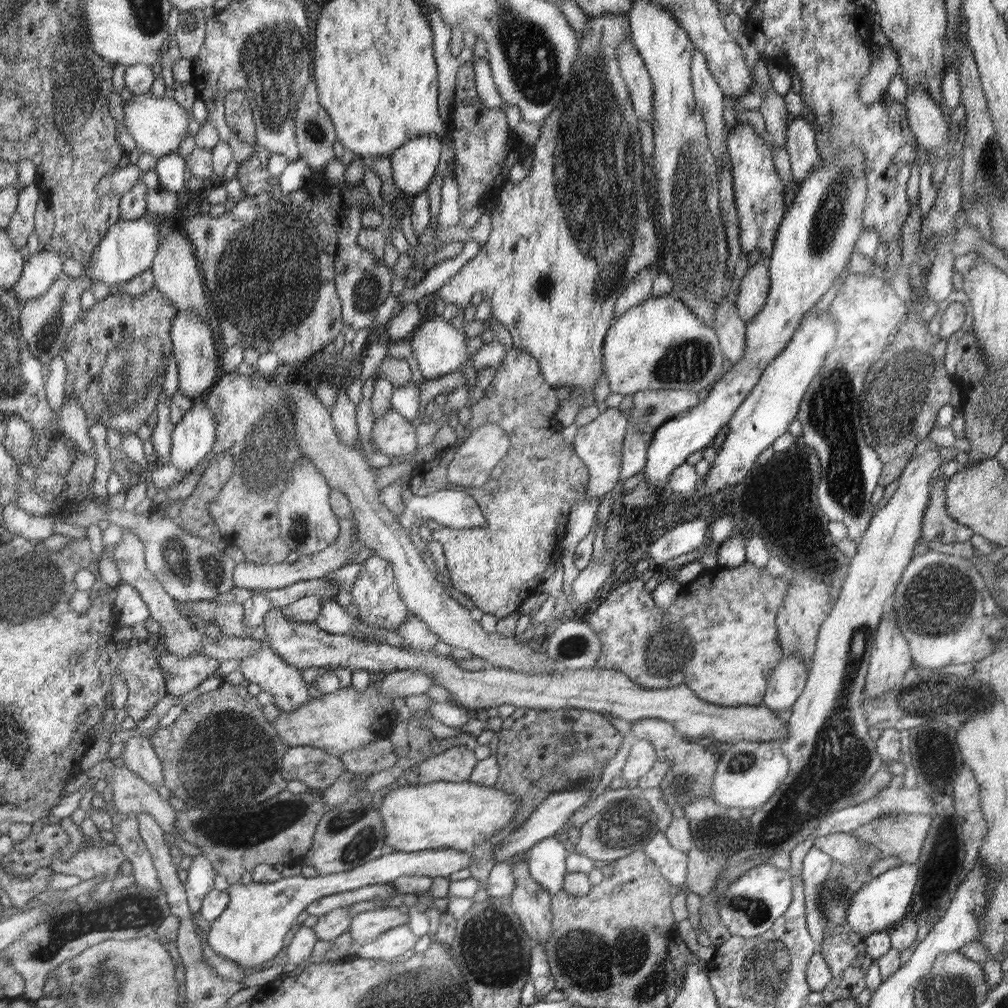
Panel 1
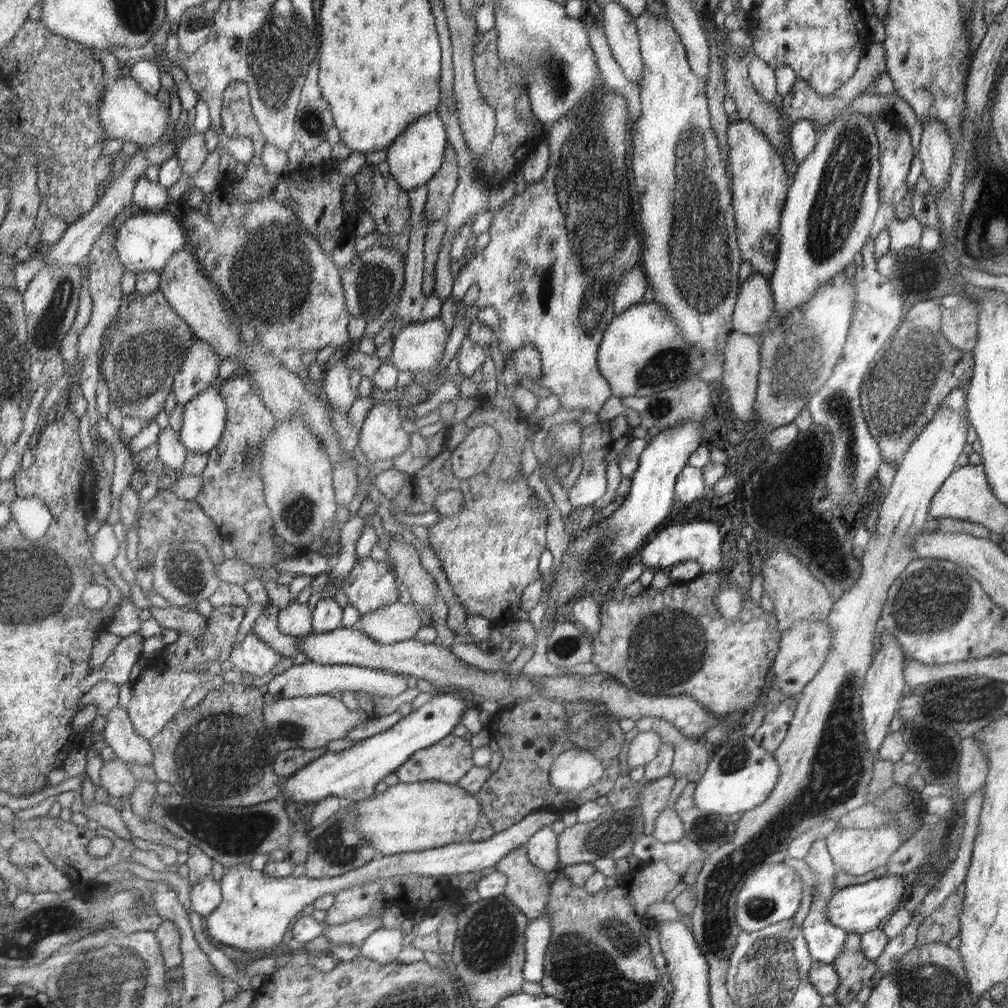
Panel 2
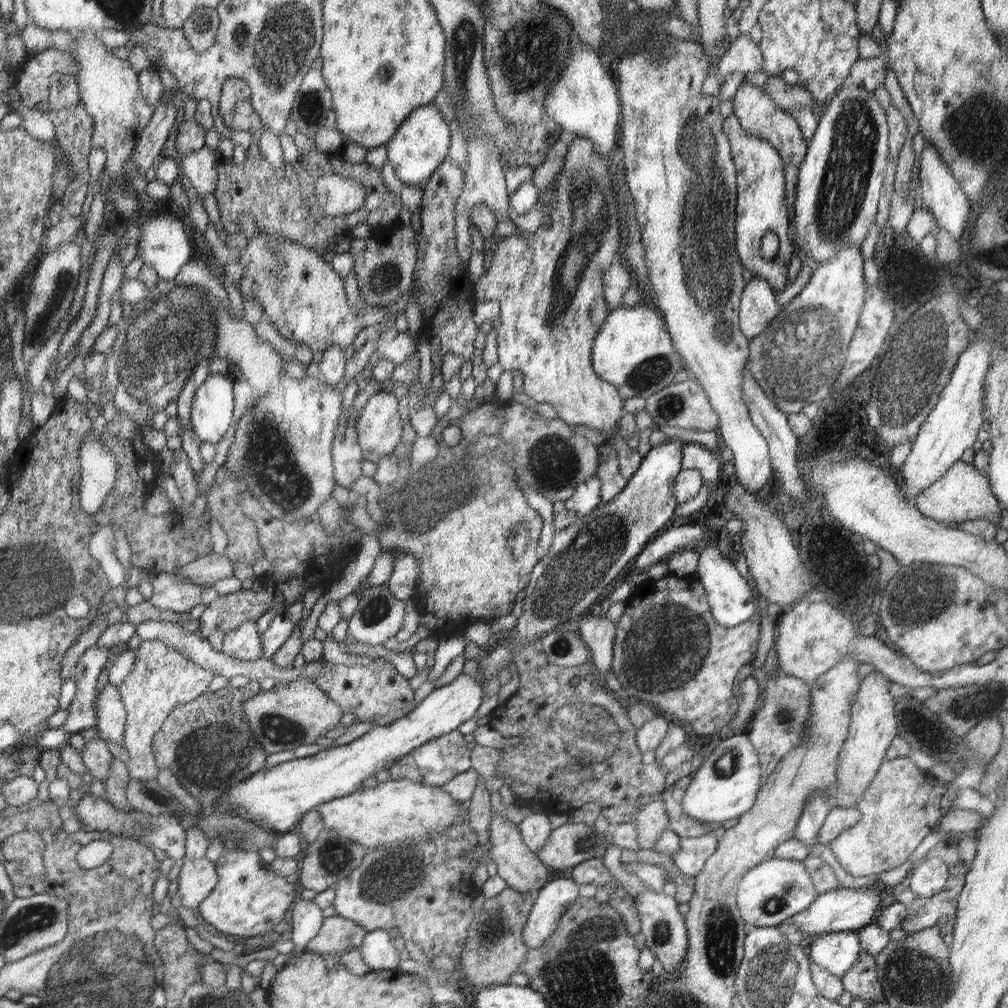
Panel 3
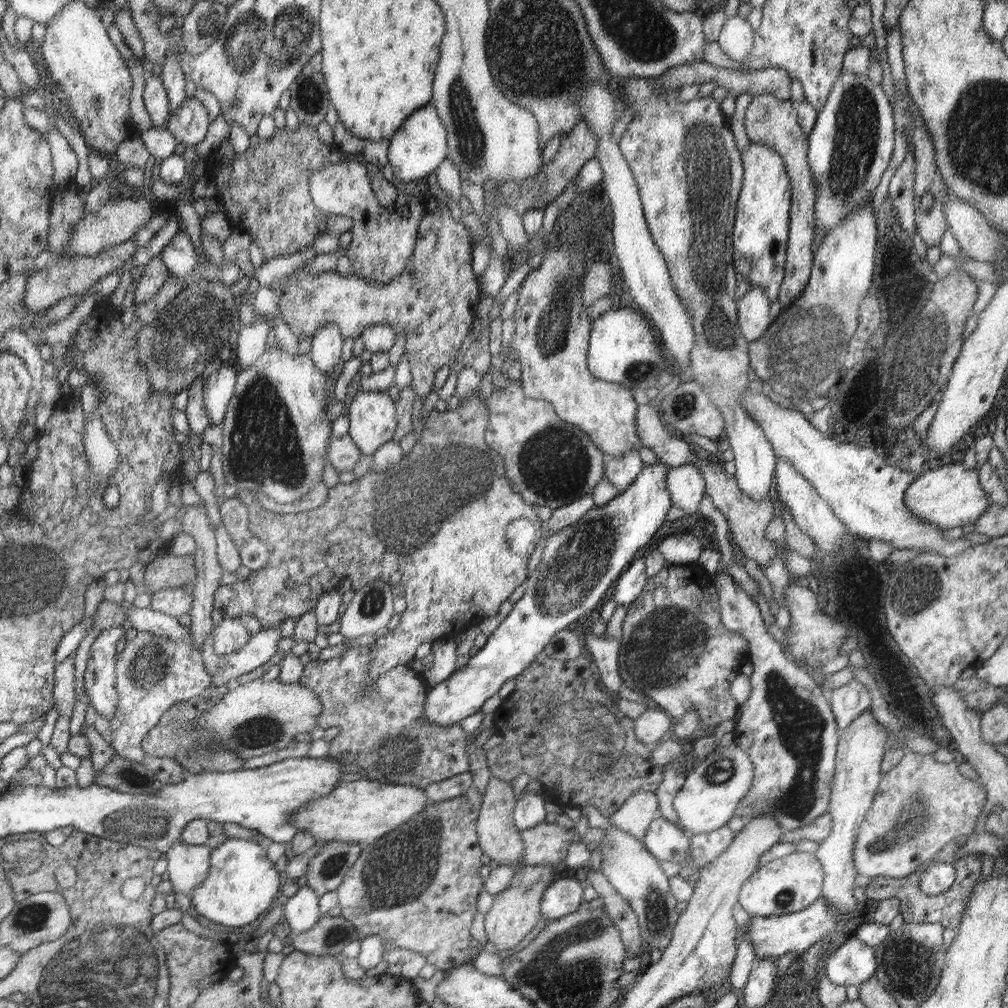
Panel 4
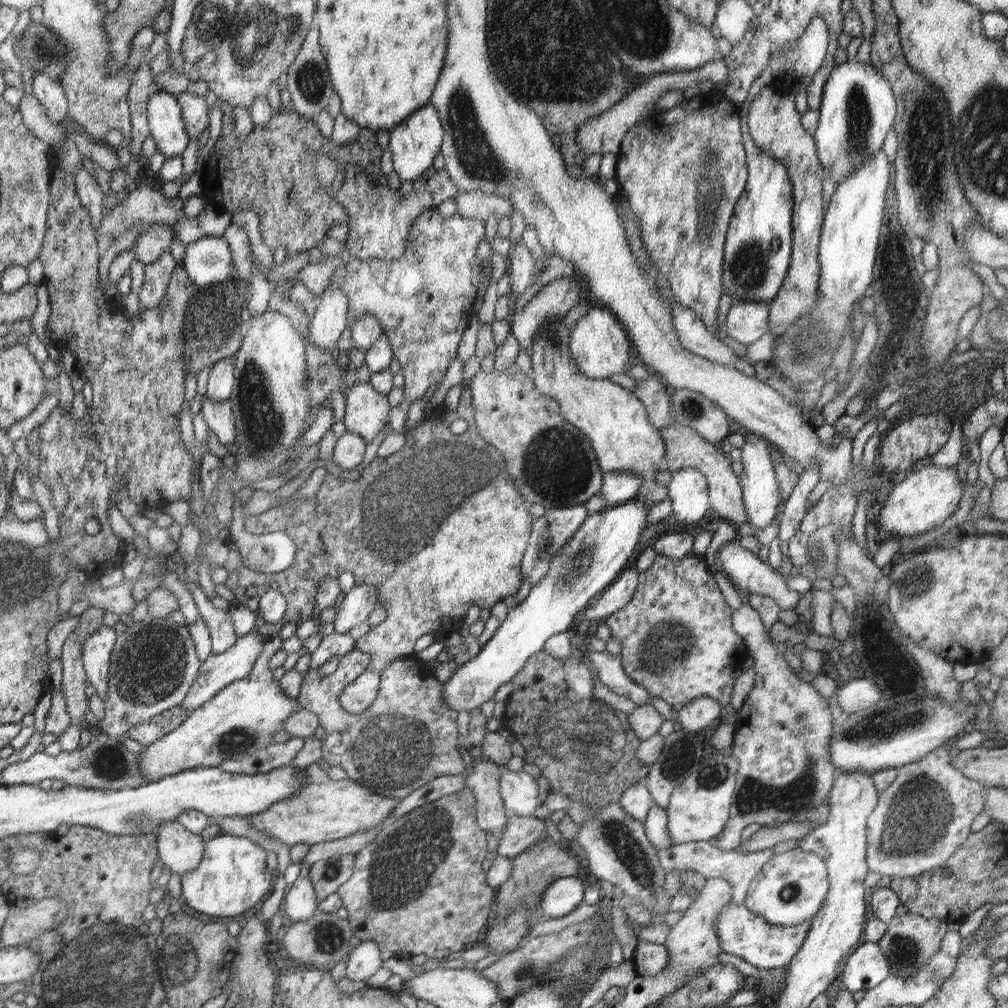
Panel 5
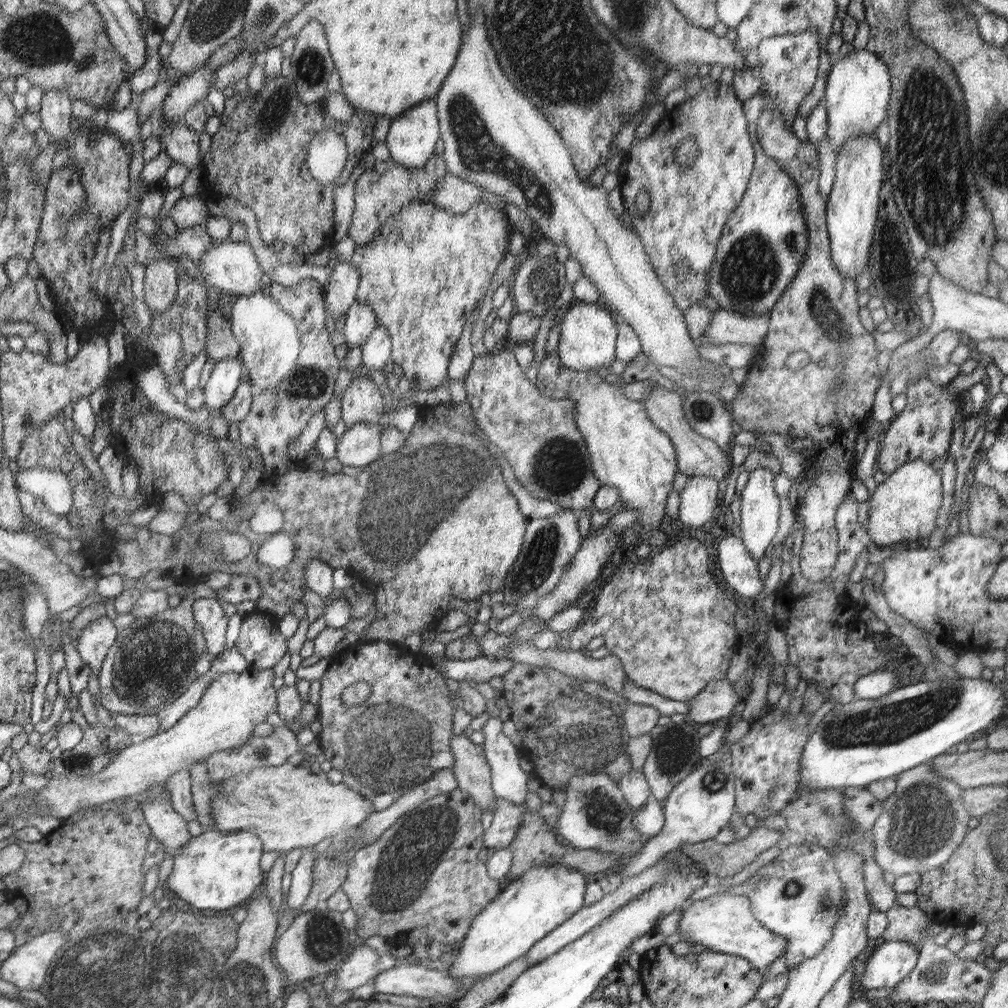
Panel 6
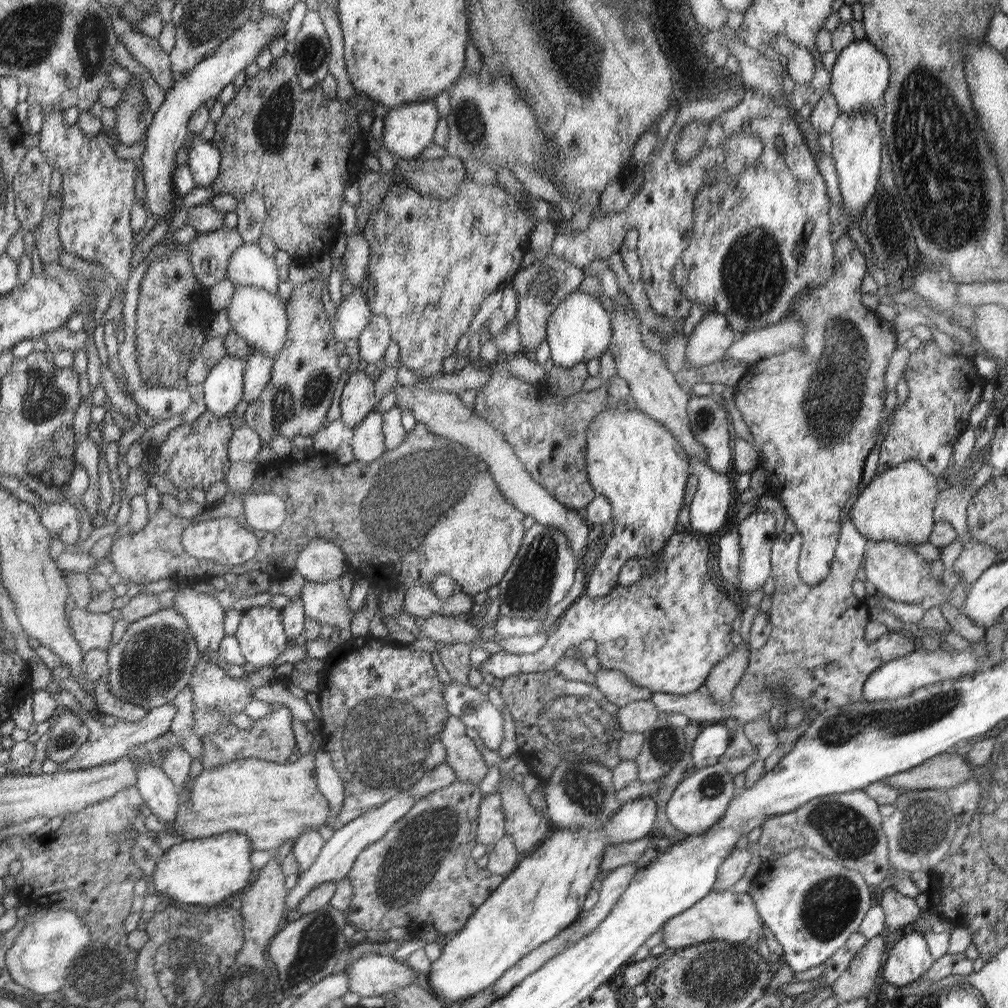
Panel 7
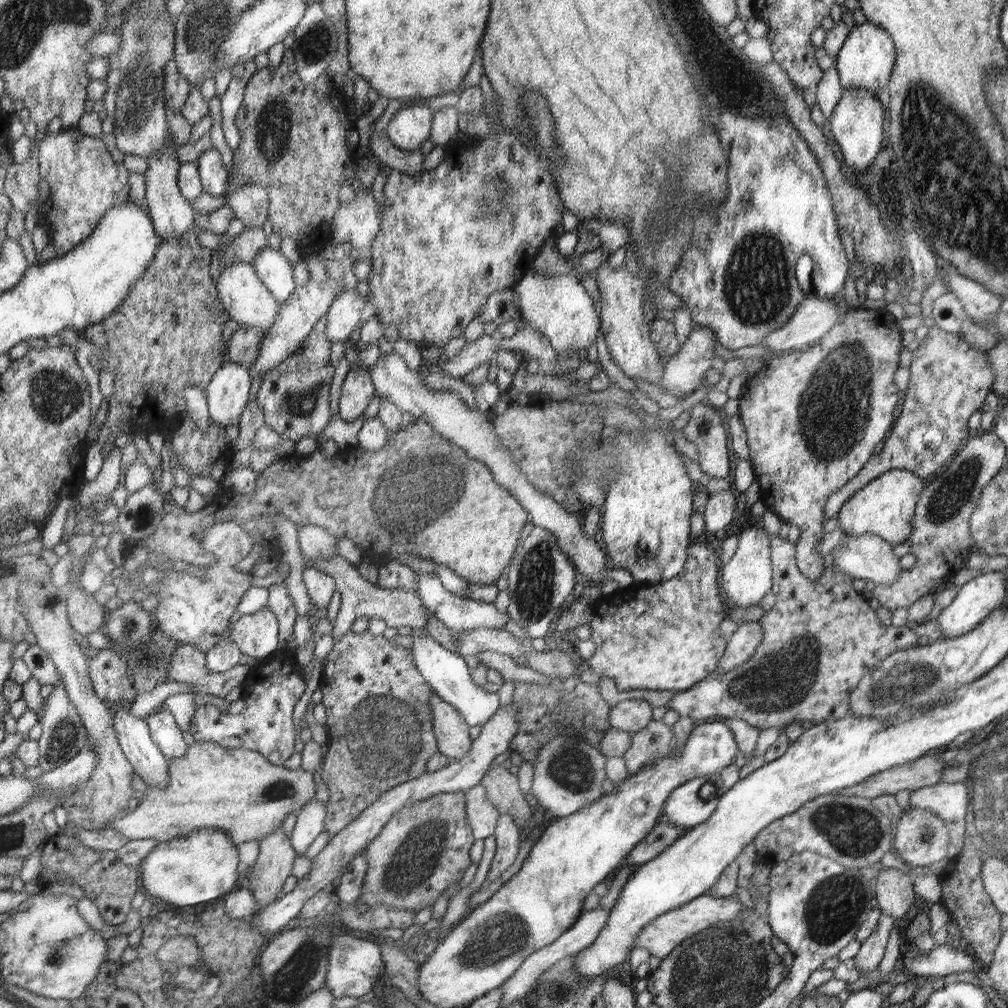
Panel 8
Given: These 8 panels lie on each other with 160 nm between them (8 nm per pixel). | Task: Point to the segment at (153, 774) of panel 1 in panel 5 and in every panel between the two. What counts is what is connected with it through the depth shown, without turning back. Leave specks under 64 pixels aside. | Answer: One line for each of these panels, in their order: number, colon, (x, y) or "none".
2: (119, 734)
3: (111, 712)
4: (100, 677)
5: (96, 654)

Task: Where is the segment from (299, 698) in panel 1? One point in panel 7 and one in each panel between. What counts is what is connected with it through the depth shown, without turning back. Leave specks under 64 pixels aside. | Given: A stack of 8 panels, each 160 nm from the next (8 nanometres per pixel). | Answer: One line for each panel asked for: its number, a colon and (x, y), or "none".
2: (252, 655)
3: (243, 643)
4: (230, 636)
5: (223, 636)
6: (209, 614)
7: (205, 616)

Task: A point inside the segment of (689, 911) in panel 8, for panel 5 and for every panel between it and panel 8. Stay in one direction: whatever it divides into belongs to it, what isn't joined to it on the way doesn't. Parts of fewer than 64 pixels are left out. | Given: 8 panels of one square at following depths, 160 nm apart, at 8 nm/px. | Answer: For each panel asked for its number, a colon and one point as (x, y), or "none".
5: (765, 945)
6: (724, 922)
7: (727, 916)

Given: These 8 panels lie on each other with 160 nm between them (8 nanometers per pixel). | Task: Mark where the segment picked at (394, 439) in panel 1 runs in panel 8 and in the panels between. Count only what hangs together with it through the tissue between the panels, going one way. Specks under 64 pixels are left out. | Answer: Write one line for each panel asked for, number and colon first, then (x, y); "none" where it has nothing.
2: (381, 438)
3: (379, 424)
4: (373, 419)
5: (366, 411)
6: (362, 403)
7: (358, 398)
8: (357, 390)

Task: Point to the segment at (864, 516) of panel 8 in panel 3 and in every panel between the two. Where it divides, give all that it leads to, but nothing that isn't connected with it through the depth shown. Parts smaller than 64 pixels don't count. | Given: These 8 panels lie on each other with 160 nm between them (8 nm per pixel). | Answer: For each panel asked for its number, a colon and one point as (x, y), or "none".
3: (964, 493)
4: (950, 495)
5: (928, 495)
6: (905, 507)
7: (897, 505)

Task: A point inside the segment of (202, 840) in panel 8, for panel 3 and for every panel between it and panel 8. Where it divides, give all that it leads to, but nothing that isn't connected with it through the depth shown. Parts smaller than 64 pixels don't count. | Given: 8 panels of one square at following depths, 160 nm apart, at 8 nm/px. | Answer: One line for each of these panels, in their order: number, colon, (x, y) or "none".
3: (247, 902)
4: (242, 885)
5: (232, 877)
6: (214, 871)
7: (205, 871)

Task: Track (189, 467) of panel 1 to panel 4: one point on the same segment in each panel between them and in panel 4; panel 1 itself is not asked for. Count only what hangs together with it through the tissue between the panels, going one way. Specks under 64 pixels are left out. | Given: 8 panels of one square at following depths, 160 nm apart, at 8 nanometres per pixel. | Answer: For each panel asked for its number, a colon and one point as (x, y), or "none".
2: (203, 422)
3: (211, 412)
4: (219, 387)

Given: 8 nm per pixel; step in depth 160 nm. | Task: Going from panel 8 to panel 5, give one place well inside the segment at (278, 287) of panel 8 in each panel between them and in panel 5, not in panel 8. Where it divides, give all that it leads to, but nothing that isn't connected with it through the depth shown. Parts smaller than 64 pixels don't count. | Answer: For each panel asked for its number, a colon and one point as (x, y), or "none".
5: (207, 261)
6: (231, 267)
7: (249, 266)

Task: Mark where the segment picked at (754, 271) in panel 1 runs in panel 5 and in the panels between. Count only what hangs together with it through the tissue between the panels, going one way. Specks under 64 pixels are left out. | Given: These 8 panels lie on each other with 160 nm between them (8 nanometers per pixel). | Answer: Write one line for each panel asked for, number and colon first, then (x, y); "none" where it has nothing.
2: (755, 301)
3: (759, 305)
4: (753, 309)
5: (747, 321)

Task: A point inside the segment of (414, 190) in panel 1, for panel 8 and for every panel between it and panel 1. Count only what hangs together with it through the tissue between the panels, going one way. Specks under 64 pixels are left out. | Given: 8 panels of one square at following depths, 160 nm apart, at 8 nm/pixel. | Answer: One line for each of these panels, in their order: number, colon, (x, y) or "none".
2: (414, 158)
3: (416, 151)
4: (417, 149)
5: (414, 144)
6: (411, 139)
7: (408, 130)
8: (408, 129)

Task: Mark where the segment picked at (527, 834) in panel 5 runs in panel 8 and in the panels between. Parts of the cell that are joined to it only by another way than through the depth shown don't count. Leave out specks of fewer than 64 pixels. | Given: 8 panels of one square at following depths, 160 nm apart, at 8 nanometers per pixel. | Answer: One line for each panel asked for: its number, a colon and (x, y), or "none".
6: (508, 817)
7: (491, 825)
8: (482, 815)

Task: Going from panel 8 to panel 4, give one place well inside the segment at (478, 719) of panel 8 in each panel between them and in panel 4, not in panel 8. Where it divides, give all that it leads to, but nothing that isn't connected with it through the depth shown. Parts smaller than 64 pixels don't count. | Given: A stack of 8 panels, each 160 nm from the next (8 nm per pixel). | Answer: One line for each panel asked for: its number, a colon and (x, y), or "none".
4: (529, 811)
5: (519, 789)
6: (509, 781)
7: (466, 703)

